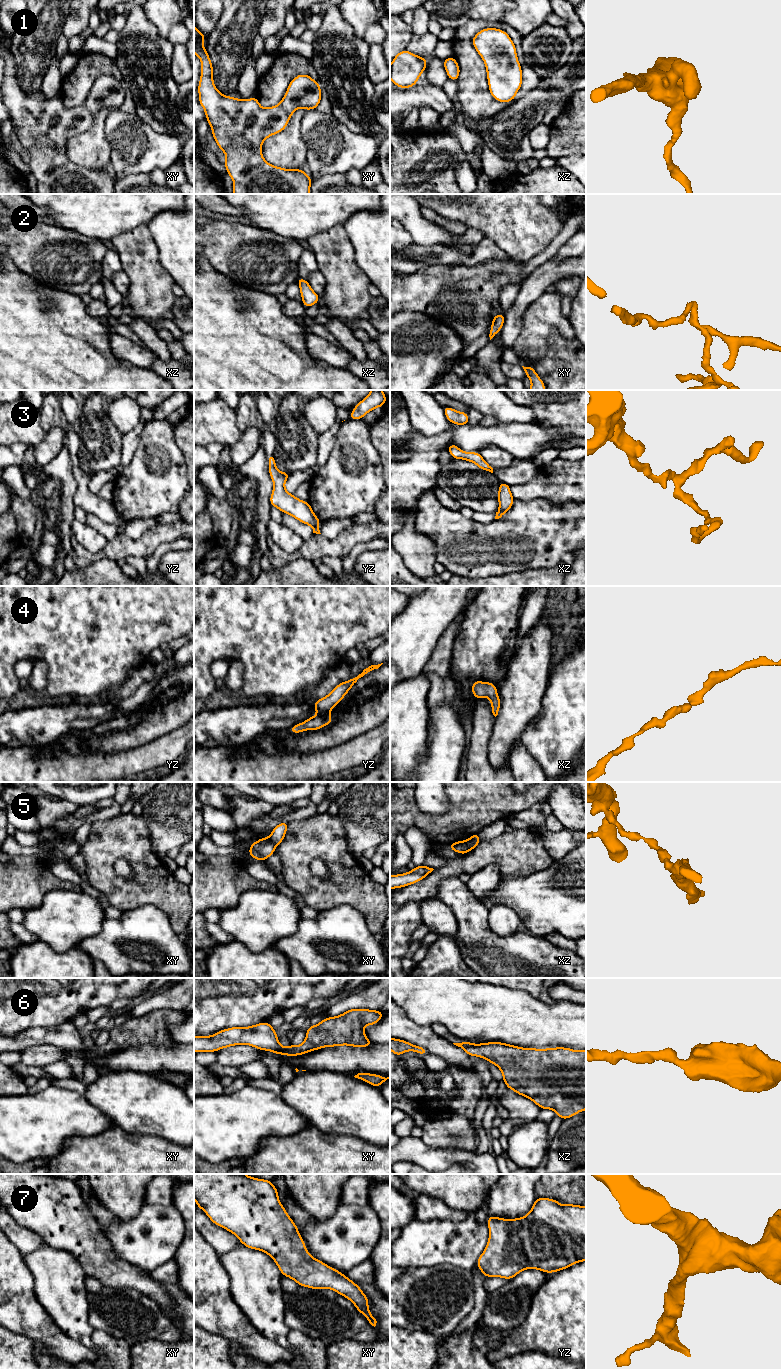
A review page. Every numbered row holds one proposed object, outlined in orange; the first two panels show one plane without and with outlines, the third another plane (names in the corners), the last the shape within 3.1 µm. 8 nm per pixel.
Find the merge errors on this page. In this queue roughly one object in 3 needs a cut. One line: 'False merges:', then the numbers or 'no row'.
False merges: 5

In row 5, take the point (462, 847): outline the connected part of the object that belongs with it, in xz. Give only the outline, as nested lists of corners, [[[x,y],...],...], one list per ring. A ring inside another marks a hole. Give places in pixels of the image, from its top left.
[[[457,841],[448,845],[448,847],[460,854],[467,854],[470,851],[468,841]]]

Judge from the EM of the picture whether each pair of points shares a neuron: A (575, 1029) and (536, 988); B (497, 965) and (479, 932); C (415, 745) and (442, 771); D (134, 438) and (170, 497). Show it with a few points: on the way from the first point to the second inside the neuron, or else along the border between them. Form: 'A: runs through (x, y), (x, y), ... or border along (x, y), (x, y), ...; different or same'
A: border along (516, 988), (523, 989), (538, 998); different
B: runs through (491, 957), (479, 945), (479, 940); same
C: border along (428, 731), (426, 752), (412, 771); different
D: border along (145, 422), (139, 444), (127, 465); different

